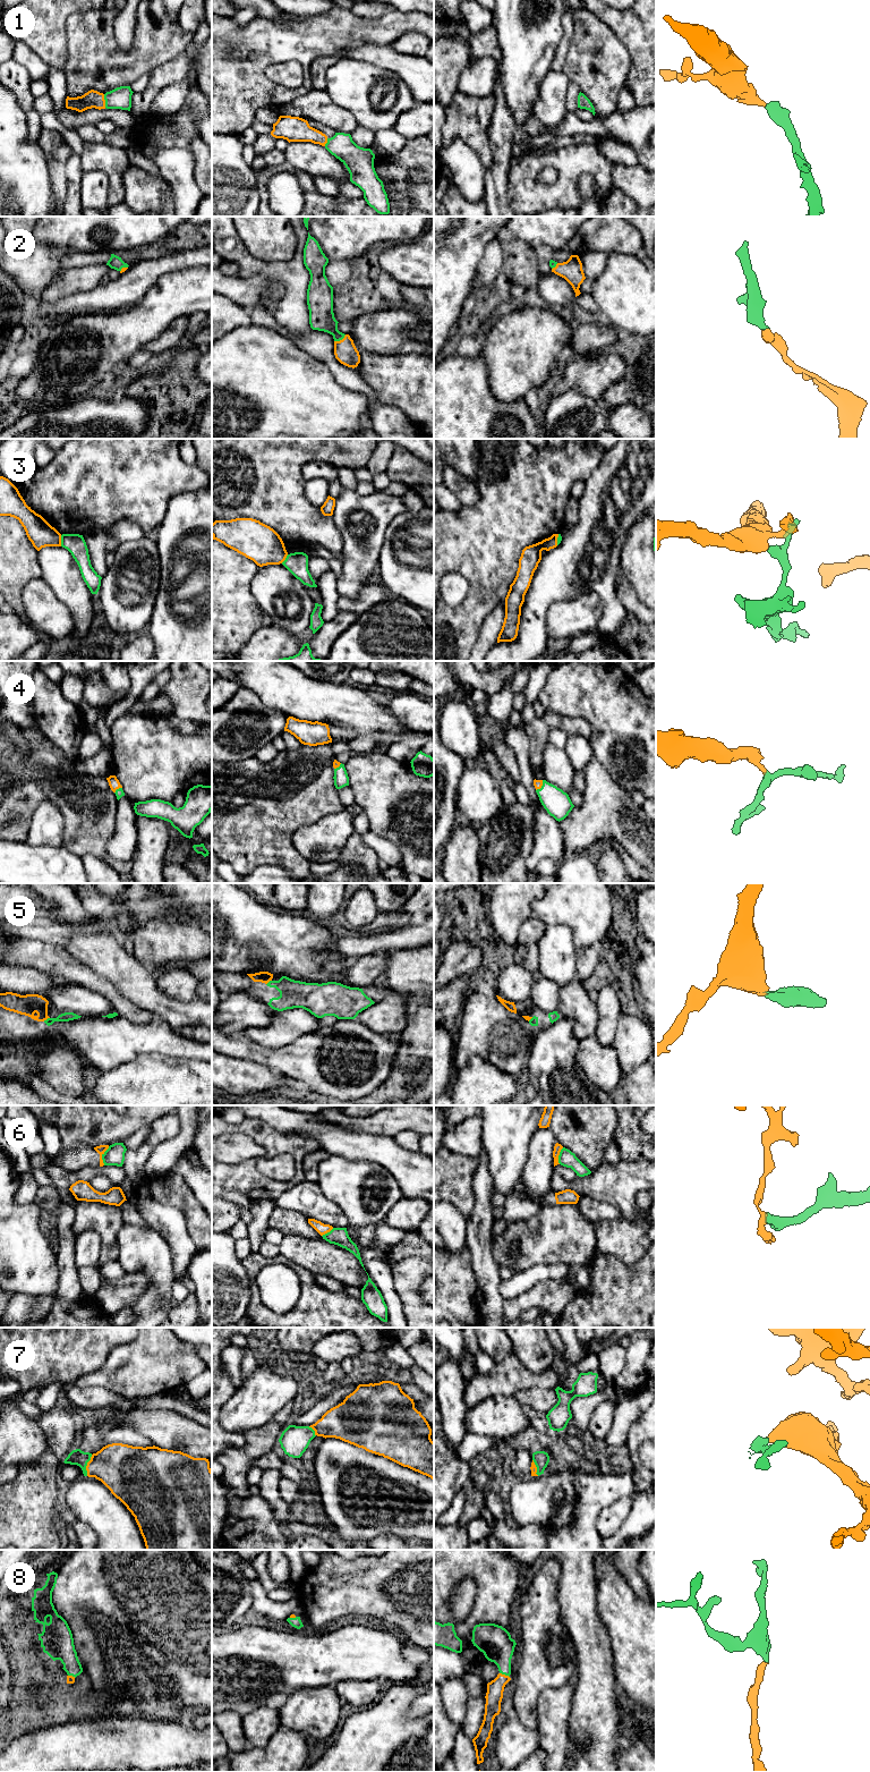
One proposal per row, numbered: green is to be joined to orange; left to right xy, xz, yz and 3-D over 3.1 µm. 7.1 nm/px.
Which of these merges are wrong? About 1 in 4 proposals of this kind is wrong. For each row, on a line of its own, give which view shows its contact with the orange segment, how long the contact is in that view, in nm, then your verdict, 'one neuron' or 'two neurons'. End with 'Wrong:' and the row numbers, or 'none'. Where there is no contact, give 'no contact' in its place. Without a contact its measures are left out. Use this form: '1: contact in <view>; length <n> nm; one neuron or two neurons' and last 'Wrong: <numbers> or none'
1: contact in xy; length 100 nm; one neuron
2: contact in xz; length 100 nm; one neuron
3: contact in xy; length 80 nm; two neurons
4: contact in xy; length 70 nm; one neuron
5: contact in xy; length 50 nm; one neuron
6: contact in xy; length 140 nm; two neurons
7: contact in xy; length 160 nm; one neuron
8: contact in yz; length 80 nm; one neuron
Wrong: 3, 6

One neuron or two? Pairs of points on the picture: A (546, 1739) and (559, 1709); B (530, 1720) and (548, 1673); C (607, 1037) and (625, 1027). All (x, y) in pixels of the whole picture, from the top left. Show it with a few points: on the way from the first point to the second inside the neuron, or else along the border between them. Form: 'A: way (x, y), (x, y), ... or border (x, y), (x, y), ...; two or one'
A: way (553, 1731), (553, 1717); one
B: way (529, 1709), (529, 1693), (537, 1685); one
C: border (622, 1014), (611, 1045); two

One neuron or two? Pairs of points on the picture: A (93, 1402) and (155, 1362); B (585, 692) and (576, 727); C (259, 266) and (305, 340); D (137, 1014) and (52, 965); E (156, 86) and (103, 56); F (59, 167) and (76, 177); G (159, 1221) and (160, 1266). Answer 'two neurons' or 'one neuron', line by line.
A: two neurons
B: two neurons
C: one neuron
D: one neuron
E: two neurons
F: two neurons
G: two neurons

